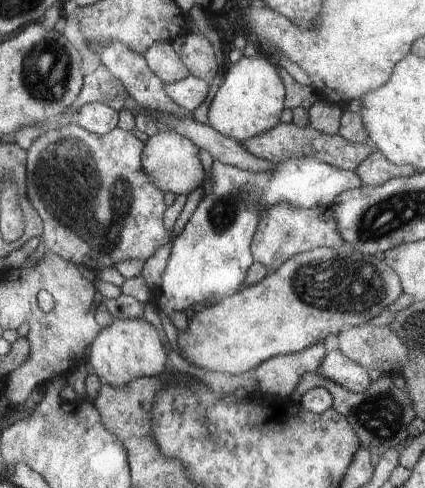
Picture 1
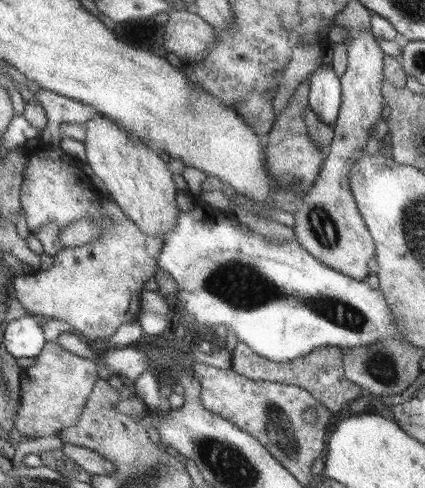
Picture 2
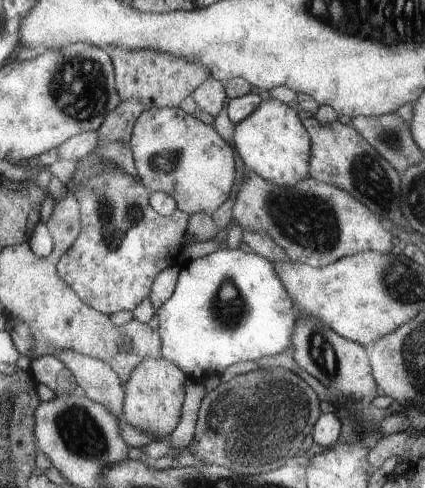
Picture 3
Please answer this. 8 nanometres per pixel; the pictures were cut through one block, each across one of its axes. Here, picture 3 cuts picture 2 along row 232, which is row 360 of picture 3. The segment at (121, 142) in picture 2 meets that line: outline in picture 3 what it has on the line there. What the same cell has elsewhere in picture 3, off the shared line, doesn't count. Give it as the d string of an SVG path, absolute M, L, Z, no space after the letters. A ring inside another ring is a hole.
M163 358L143 360L137 368L133 368L131 378L123 384L125 402L121 422L131 424L133 428L143 430L145 434L151 434L157 442L165 442L171 436L171 432L175 432L175 428L179 426L181 408L185 400L185 384L187 376L179 366Z

